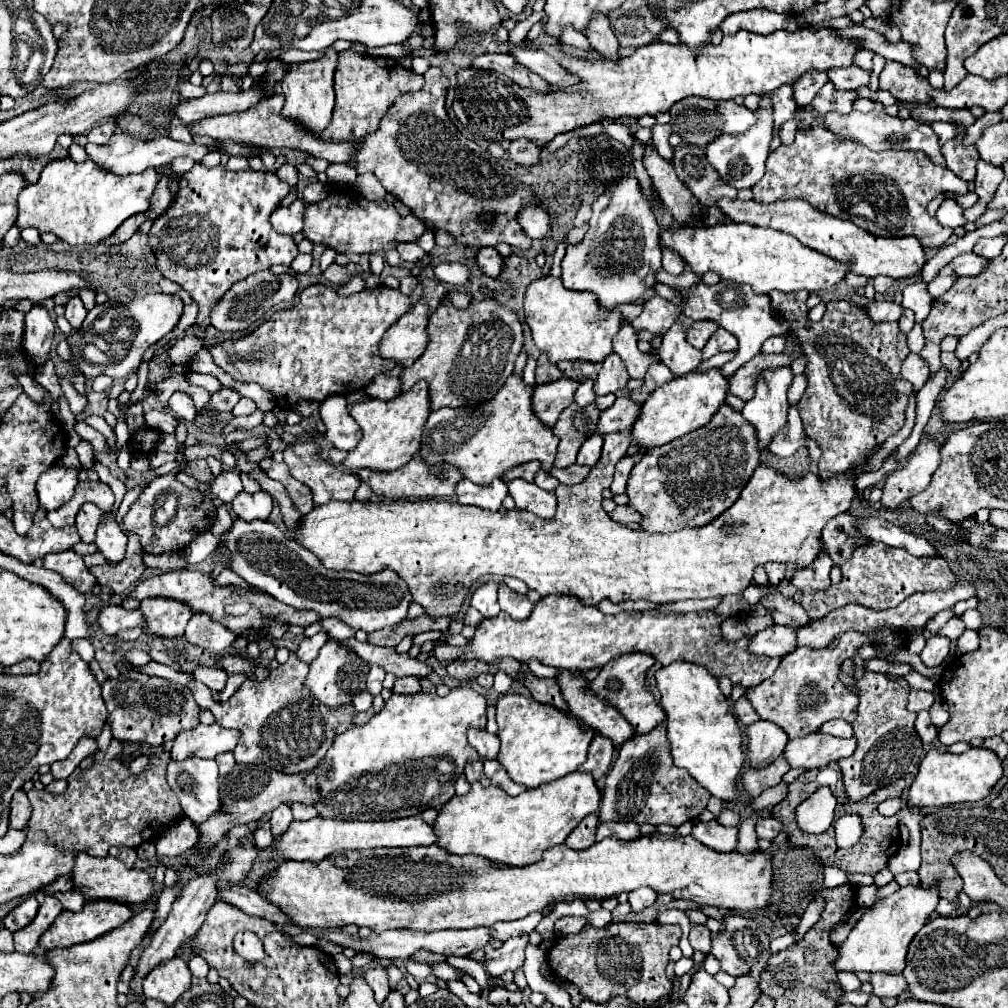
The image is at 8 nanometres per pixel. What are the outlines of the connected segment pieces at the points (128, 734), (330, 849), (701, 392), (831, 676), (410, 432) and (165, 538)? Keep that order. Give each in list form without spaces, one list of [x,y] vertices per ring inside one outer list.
[[[135,670],[121,674],[115,680],[105,680],[103,700],[109,710],[107,722],[111,724],[113,738],[161,746],[163,742],[173,740],[181,730],[193,730],[199,724],[201,708],[187,686],[179,686],[155,676],[145,676]]]
[[[419,816],[399,818],[387,822],[359,822],[359,820],[329,820],[313,818],[307,822],[293,820],[289,830],[275,838],[275,850],[289,860],[319,862],[337,850],[363,850],[363,848],[407,848],[435,844],[437,836],[431,824],[425,824]]]
[[[711,368],[707,372],[689,372],[685,376],[677,376],[657,388],[647,402],[643,402],[641,418],[637,426],[633,426],[633,442],[643,450],[653,446],[663,446],[675,438],[681,438],[705,424],[717,414],[729,390],[727,376],[721,374],[721,368]]]
[[[843,632],[829,642],[823,650],[797,648],[793,654],[785,656],[777,672],[761,682],[759,686],[747,688],[745,696],[751,700],[753,708],[761,720],[775,722],[781,726],[789,738],[801,738],[817,732],[821,724],[841,718],[853,722],[857,716],[857,696],[839,680],[839,666],[845,658],[853,658],[861,644],[871,644],[873,638],[861,632]]]
[[[419,382],[411,390],[399,394],[397,398],[387,400],[387,402],[369,398],[365,402],[353,404],[351,416],[361,426],[363,438],[357,444],[357,448],[347,454],[343,468],[357,472],[361,468],[397,470],[397,468],[405,466],[421,446],[421,436],[423,436],[423,428],[425,428],[429,412],[431,412],[431,402],[429,402],[427,382]]]
[[[165,474],[155,478],[149,486],[145,486],[139,500],[123,518],[123,524],[127,530],[135,530],[135,534],[141,538],[145,552],[163,554],[185,550],[199,534],[209,532],[215,520],[217,510],[209,494],[187,488],[181,482],[177,482],[173,474]]]

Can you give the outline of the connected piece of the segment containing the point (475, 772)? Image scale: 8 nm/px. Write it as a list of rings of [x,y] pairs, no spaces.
[[[475,760],[475,762],[467,762],[465,764],[465,776],[467,780],[473,782],[481,782],[481,784],[489,784],[489,778],[483,774],[483,760]]]

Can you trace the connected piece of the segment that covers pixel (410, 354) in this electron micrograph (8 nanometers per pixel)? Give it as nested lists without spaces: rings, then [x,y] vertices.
[[[419,298],[419,302],[395,324],[391,324],[391,328],[385,332],[379,346],[381,356],[395,360],[405,368],[411,366],[429,344],[427,320],[429,320],[427,298]]]

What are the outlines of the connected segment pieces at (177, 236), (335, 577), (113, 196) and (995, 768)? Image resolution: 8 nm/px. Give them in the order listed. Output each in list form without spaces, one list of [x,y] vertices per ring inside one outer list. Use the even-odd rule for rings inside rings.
[[[195,162],[195,166],[181,176],[179,186],[181,190],[177,200],[159,218],[155,218],[149,232],[149,244],[157,256],[157,268],[161,270],[161,274],[177,282],[197,304],[199,314],[195,326],[205,332],[209,328],[209,310],[213,302],[217,302],[217,298],[221,298],[221,294],[225,294],[225,290],[229,290],[233,282],[255,274],[257,270],[269,270],[275,264],[291,266],[291,262],[299,254],[293,238],[275,232],[269,222],[269,216],[279,206],[281,198],[289,192],[297,192],[297,188],[279,180],[273,172],[231,172],[225,166],[207,168],[201,162]]]
[[[235,520],[231,532],[221,536],[221,542],[231,550],[229,568],[251,586],[265,590],[297,610],[315,610],[321,618],[339,618],[355,630],[375,632],[397,626],[407,616],[407,608],[413,600],[407,584],[393,570],[385,568],[375,574],[329,570],[311,550],[285,538],[285,534],[267,520]]]
[[[71,158],[51,160],[43,168],[39,182],[21,190],[17,226],[35,226],[39,232],[53,232],[59,240],[73,246],[99,244],[109,238],[129,216],[149,208],[159,178],[161,176],[155,168],[149,168],[141,174],[117,176],[113,172],[101,170],[89,158],[81,164],[73,162]]]
[[[969,748],[963,754],[929,750],[923,758],[915,782],[909,788],[907,806],[951,806],[959,802],[977,802],[987,798],[993,786],[1003,776],[1003,766],[997,754],[985,748]]]

